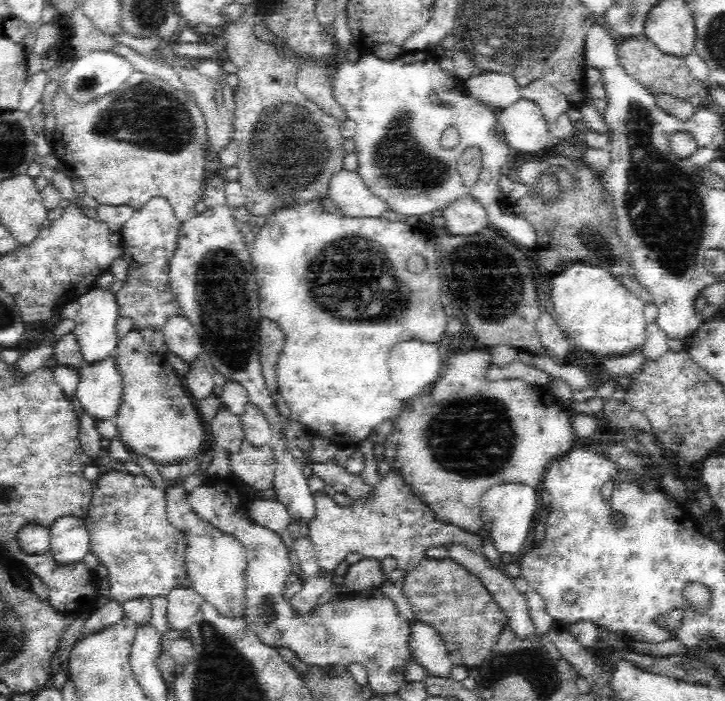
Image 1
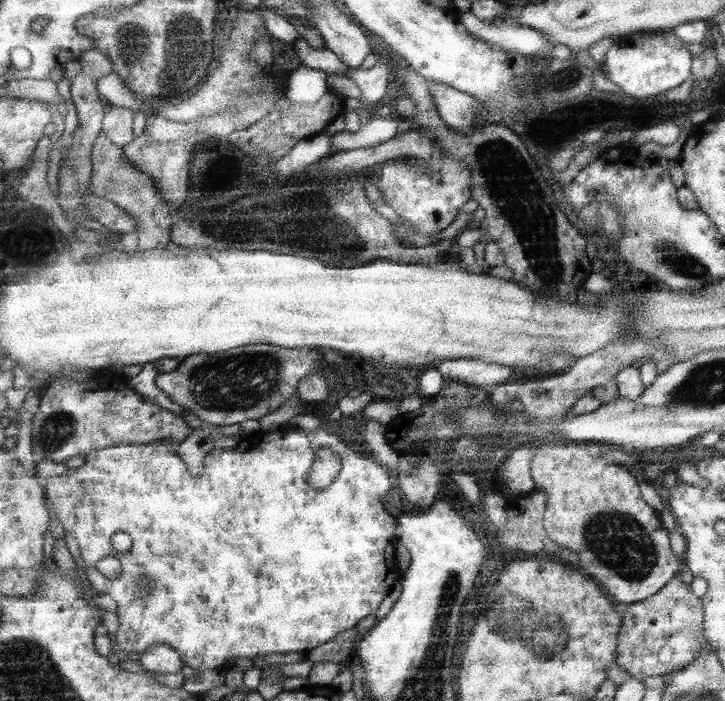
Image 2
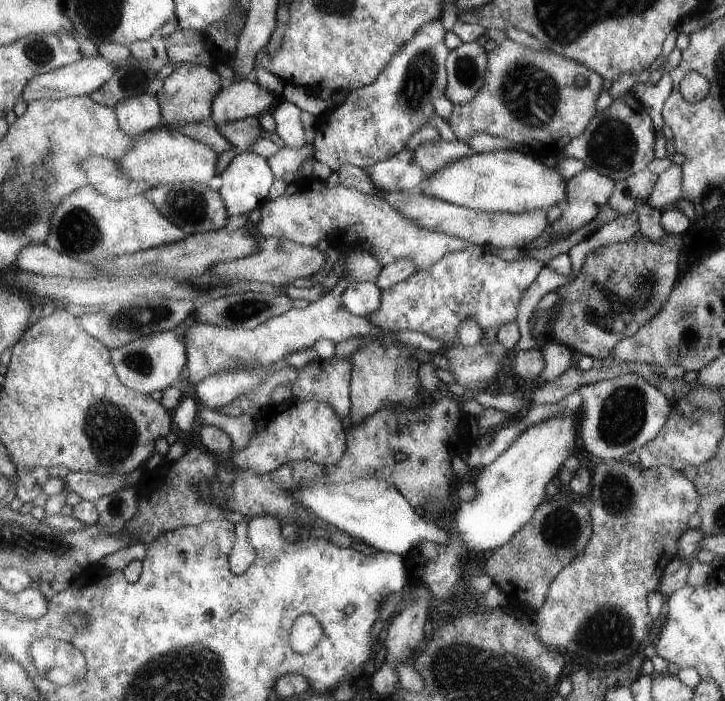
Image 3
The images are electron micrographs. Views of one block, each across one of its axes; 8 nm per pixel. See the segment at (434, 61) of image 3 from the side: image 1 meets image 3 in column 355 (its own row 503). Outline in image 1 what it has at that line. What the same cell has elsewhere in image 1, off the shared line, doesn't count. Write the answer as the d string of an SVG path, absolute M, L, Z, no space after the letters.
M108 470L92 482L94 498L90 512L84 516L86 528L90 530L92 554L100 560L100 566L108 568L110 580L110 598L120 606L134 598L156 598L168 596L176 588L186 588L188 568L186 568L186 542L178 528L172 526L166 512L166 496L150 478L128 474L128 470Z

